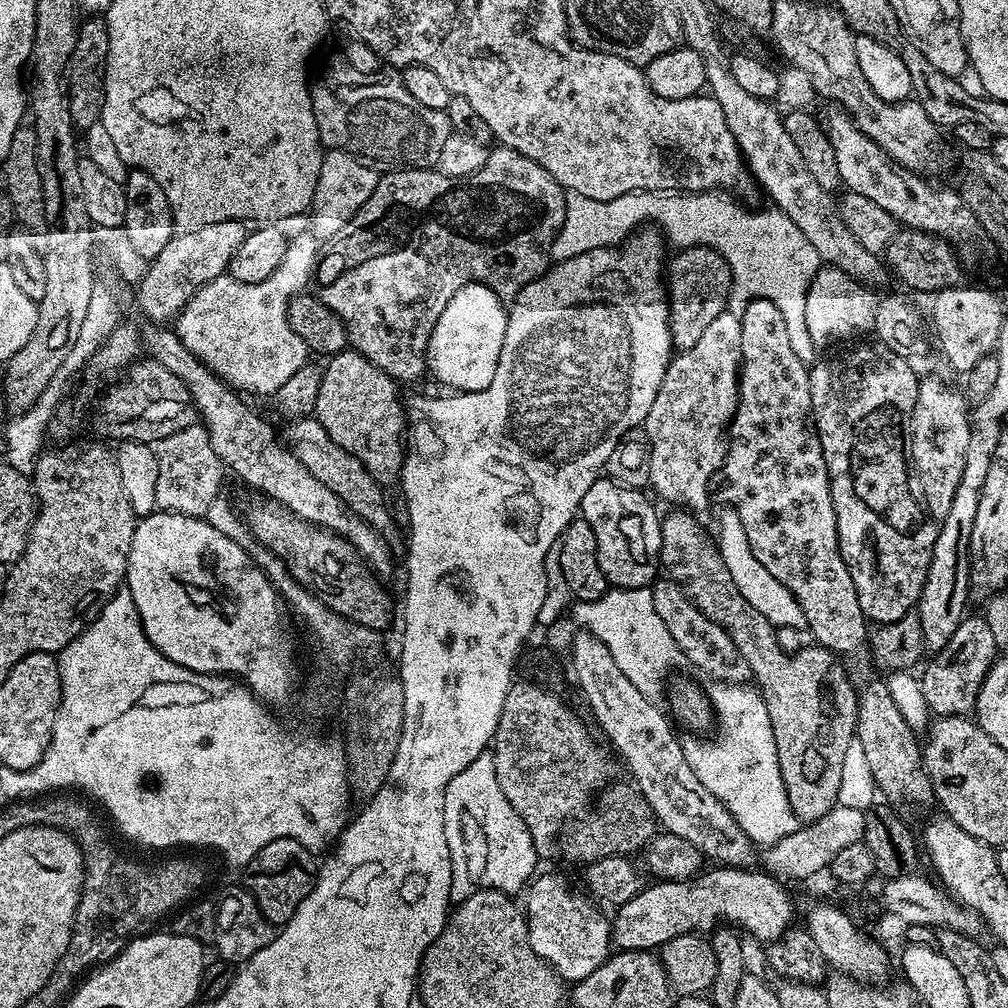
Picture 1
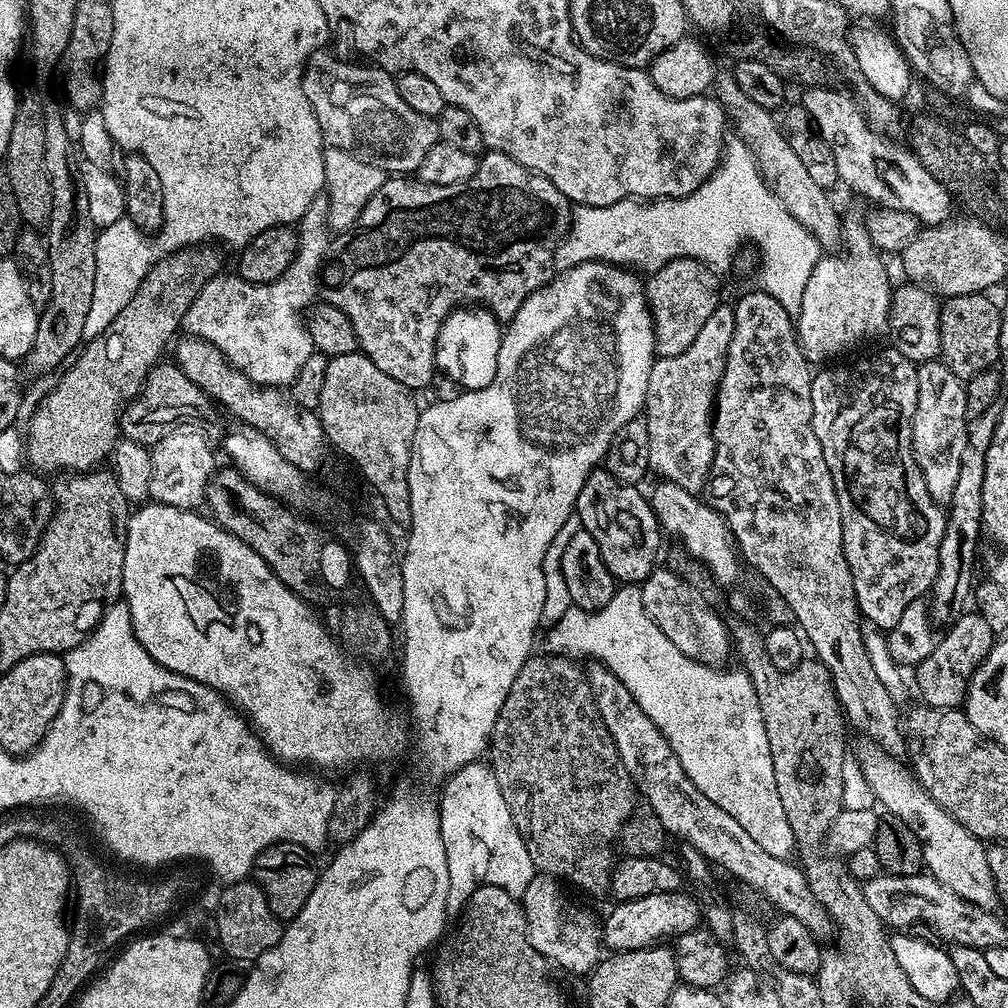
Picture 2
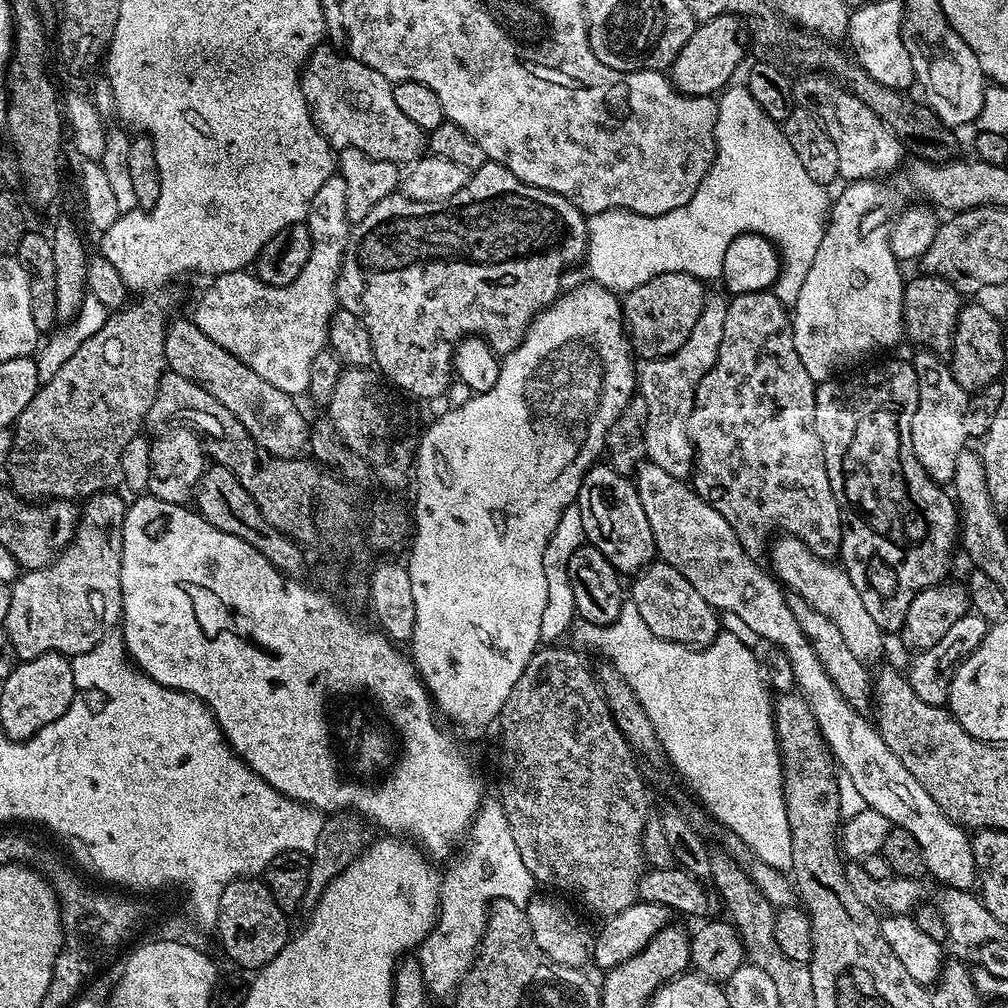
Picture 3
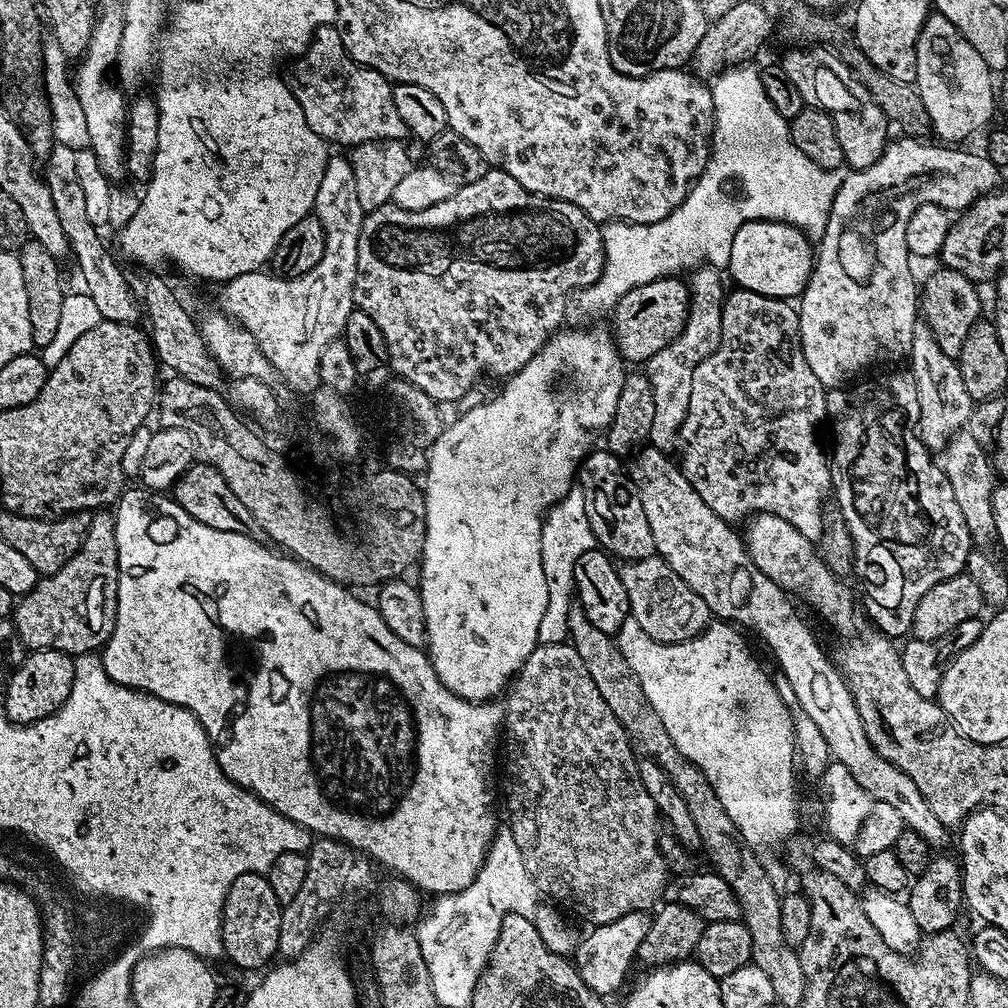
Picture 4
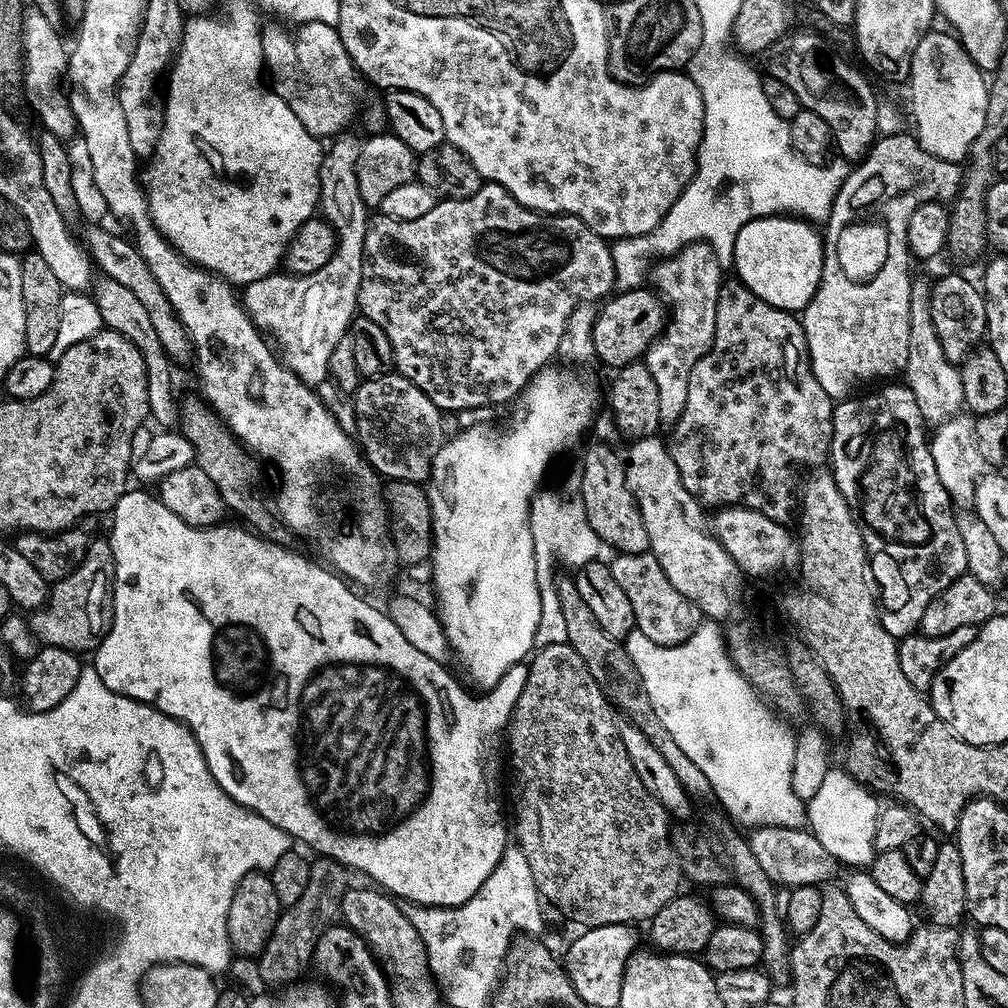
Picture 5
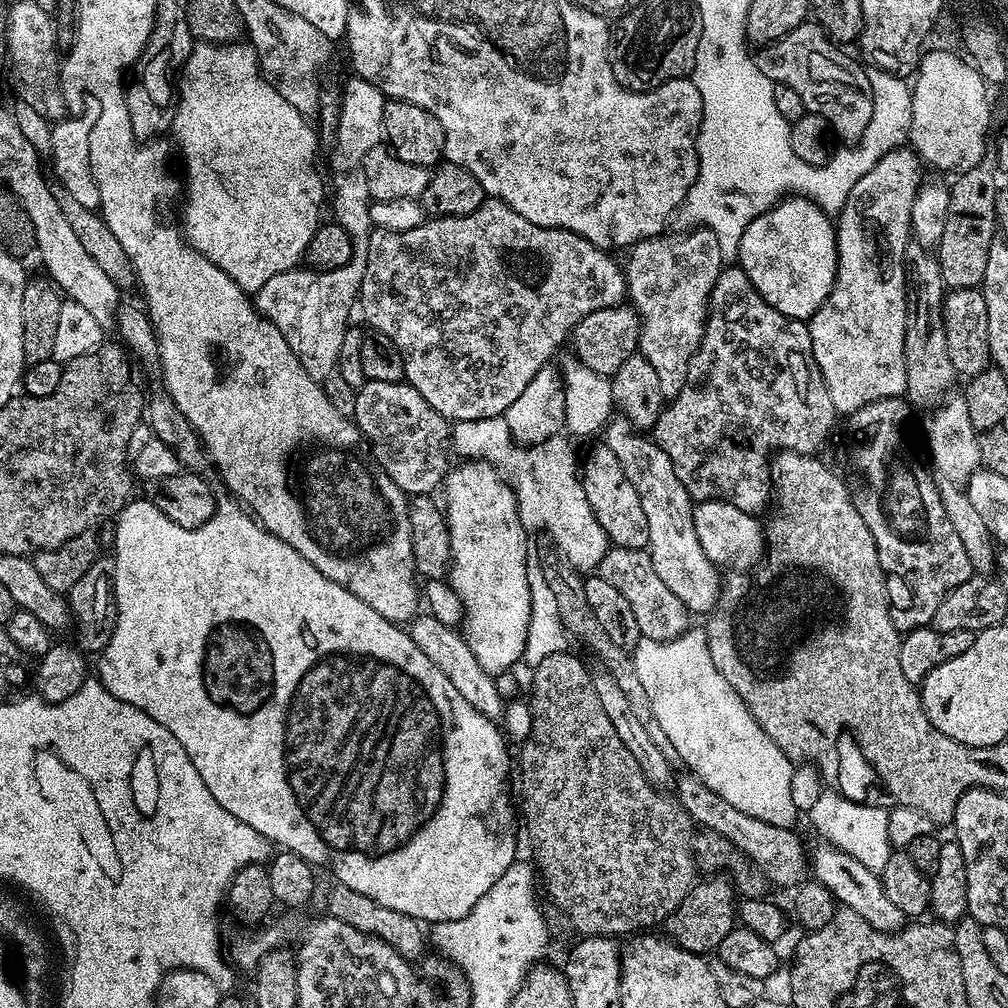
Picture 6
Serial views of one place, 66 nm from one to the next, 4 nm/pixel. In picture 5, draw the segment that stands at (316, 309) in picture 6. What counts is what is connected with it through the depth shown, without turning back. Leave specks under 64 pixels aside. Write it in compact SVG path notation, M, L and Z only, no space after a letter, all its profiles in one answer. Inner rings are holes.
M340 134L327 145L320 162L320 203L319 211L336 232L336 252L314 274L294 276L291 274L273 274L258 282L243 285L242 303L257 328L267 334L278 345L279 355L287 368L297 376L303 384L317 386L329 379L328 363L334 354L334 346L346 335L349 335L350 325L358 312L360 299L360 283L364 275L364 243L366 230L370 223L369 205L365 204L358 182L356 164L360 161L361 137Z

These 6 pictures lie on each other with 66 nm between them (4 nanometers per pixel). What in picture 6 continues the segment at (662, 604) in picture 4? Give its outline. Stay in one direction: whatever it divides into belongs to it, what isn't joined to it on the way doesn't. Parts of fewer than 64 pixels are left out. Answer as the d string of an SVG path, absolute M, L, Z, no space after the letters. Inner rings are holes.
M609 547L602 558L599 571L621 592L626 602L630 602L630 610L634 610L634 619L638 621L638 630L641 637L646 640L673 640L684 632L689 631L690 613L682 602L677 598L658 578L654 570L651 552L642 548L618 548Z

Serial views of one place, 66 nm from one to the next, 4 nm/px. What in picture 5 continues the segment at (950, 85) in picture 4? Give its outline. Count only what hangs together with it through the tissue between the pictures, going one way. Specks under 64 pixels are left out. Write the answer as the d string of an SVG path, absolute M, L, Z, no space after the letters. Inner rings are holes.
M929 30L918 42L906 81L906 87L912 91L912 116L916 119L914 135L922 150L934 154L934 158L960 164L967 161L974 138L980 135L983 122L986 121L989 81L951 31L936 31Z

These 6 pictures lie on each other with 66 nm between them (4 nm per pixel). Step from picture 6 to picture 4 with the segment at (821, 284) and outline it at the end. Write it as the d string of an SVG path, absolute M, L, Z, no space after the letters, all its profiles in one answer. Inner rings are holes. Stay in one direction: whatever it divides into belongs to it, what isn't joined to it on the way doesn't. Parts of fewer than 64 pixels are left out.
M751 220L734 234L726 272L732 275L736 288L745 288L775 300L791 301L799 297L807 286L813 261L813 245L799 228L780 224L777 220Z

